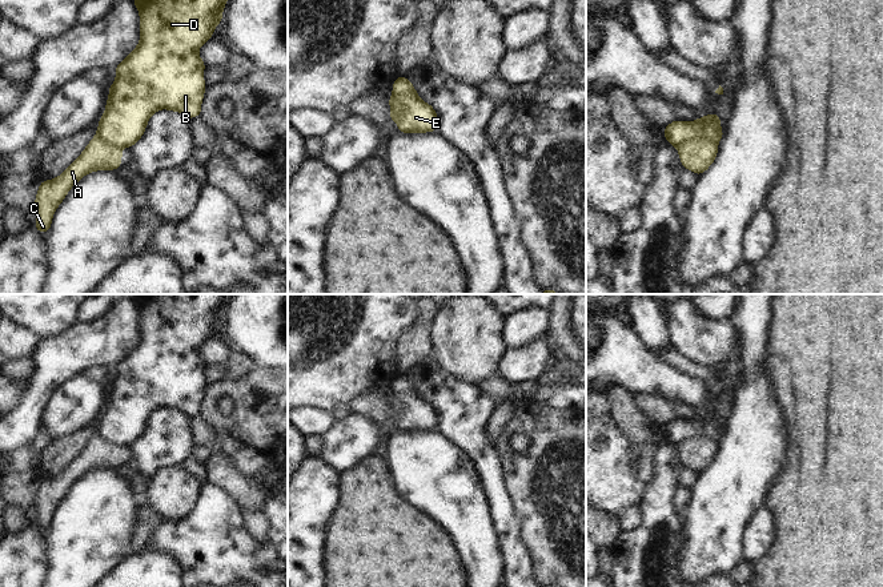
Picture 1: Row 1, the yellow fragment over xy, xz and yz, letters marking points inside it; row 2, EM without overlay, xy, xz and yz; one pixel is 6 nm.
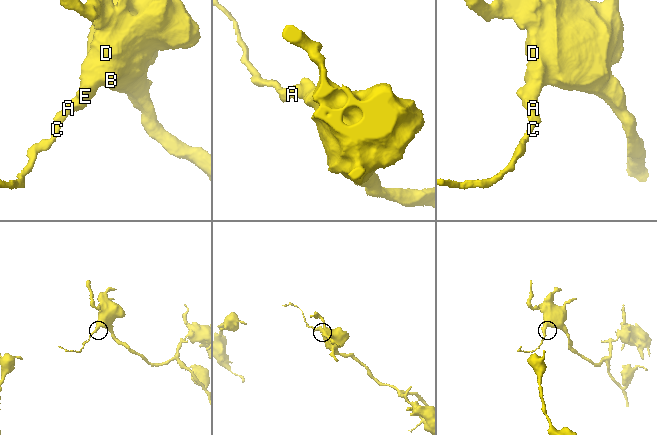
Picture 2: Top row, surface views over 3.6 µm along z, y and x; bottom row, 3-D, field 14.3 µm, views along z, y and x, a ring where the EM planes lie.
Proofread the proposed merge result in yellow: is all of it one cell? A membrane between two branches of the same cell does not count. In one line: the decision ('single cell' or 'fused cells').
fused cells

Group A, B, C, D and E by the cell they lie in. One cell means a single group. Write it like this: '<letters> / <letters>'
A C / B D E

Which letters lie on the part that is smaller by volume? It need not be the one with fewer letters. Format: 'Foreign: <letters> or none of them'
Foreign: A, C

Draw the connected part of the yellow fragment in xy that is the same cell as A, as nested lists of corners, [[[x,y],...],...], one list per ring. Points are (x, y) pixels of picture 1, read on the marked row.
[[[95,134],[83,153],[59,177],[40,182],[33,205],[37,216],[33,226],[40,233],[48,233],[52,217],[71,188],[95,170],[116,170],[121,166],[121,157],[123,149]]]

